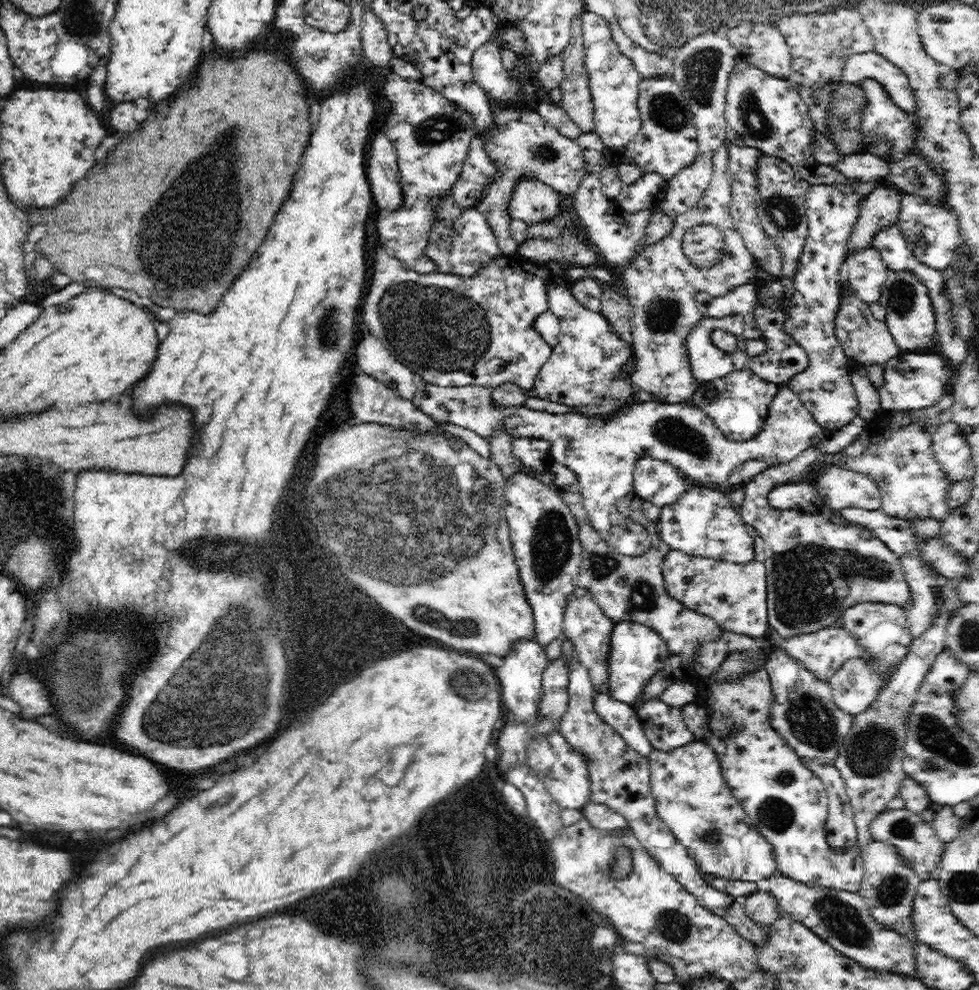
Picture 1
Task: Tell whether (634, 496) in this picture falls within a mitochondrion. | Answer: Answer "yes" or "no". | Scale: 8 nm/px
no

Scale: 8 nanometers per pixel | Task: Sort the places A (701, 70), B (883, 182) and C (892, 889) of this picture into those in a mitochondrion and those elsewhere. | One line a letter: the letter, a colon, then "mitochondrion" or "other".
A: mitochondrion
B: other
C: mitochondrion

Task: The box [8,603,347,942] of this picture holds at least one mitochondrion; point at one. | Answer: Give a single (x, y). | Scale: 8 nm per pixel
(95, 661)

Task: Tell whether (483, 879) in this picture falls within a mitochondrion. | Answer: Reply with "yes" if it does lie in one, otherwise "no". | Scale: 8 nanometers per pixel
yes

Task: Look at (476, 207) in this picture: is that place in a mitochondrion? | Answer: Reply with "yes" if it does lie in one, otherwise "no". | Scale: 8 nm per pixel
no

